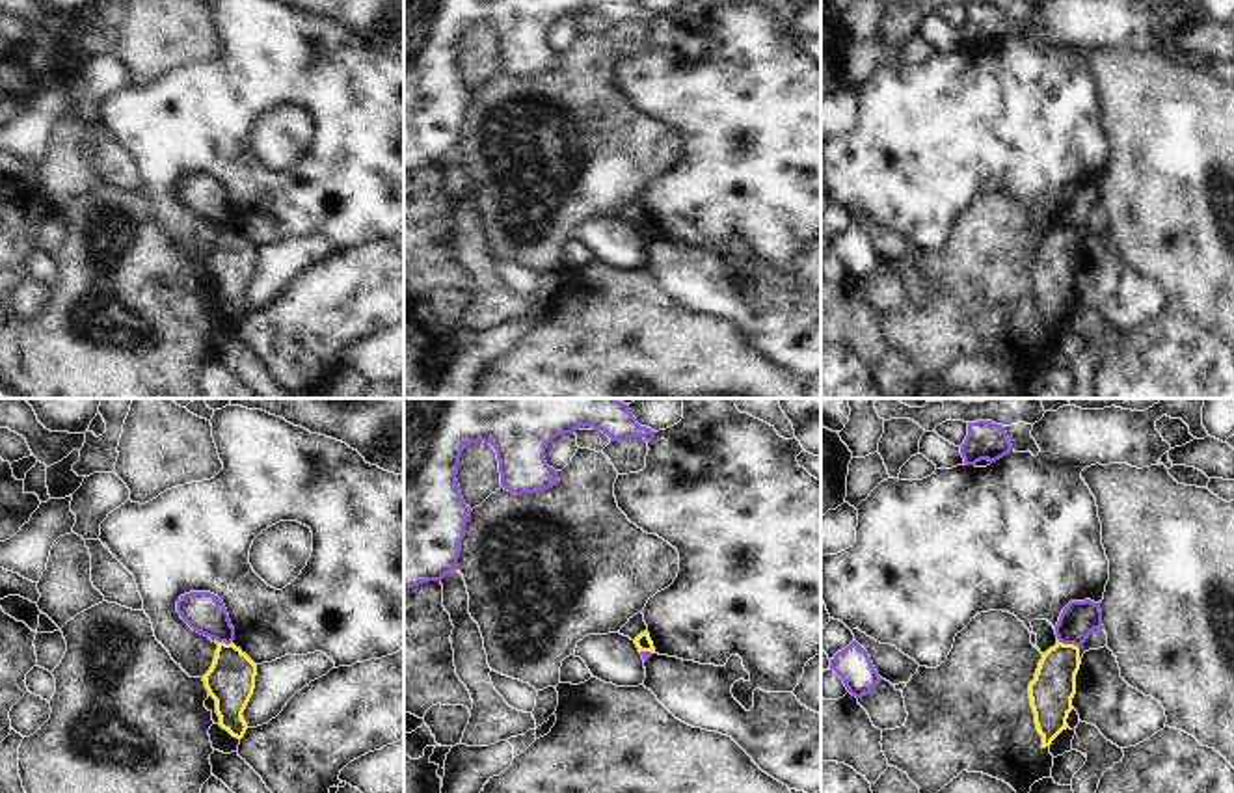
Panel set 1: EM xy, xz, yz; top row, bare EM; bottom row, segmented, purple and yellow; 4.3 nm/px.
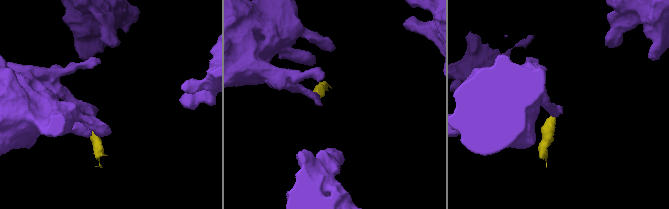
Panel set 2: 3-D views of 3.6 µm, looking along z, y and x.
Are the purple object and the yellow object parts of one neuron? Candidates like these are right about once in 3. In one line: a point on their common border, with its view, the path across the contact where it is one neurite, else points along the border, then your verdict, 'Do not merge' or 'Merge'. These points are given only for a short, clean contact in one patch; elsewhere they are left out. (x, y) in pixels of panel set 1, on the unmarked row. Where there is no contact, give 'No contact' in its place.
Touches purple at yz (1069, 226). Boundary: yz (1058, 222), (1078, 231). Do not merge.

